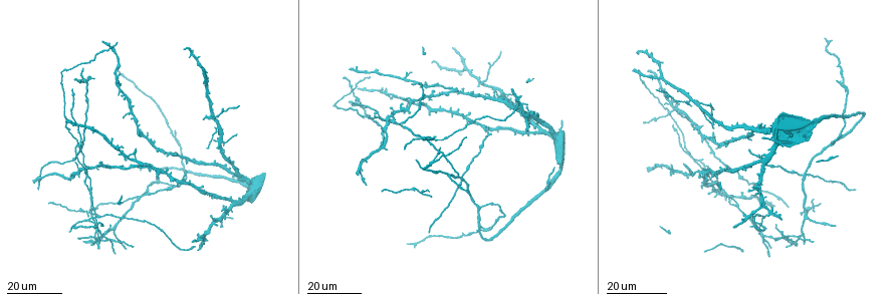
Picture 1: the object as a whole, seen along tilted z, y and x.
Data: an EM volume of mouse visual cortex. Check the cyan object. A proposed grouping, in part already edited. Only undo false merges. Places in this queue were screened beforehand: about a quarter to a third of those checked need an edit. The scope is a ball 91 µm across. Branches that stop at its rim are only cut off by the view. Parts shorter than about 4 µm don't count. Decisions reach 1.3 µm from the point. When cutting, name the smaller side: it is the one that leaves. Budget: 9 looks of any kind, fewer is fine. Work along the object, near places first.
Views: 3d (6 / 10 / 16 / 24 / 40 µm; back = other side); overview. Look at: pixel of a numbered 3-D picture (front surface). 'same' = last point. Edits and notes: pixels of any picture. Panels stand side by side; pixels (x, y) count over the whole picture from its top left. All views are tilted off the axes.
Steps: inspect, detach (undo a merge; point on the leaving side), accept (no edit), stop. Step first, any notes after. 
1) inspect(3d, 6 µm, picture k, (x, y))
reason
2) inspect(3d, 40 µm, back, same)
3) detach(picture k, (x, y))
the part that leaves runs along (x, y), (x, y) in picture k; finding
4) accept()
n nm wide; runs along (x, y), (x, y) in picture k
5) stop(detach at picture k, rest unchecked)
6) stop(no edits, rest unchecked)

inspect(3d, 16 µm, picture 1, (813, 205))
looks like a crossing

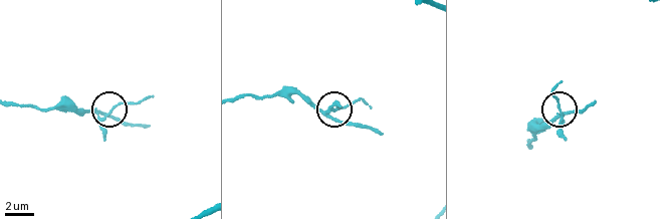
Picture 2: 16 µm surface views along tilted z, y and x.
inspect(3d, 10 µm, picture 2, (102, 115))
closer look

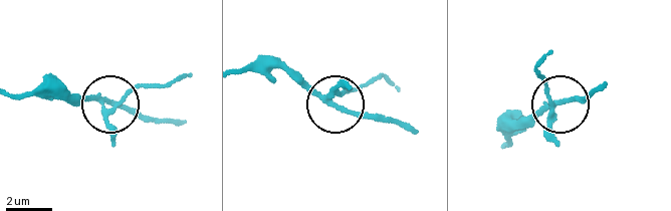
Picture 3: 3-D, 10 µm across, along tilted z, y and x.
accept()
4 arms; continuous, no second neuron

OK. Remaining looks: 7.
inspect(3d, 24 µm, picture 1, (156, 169))
thin arm on a thick one

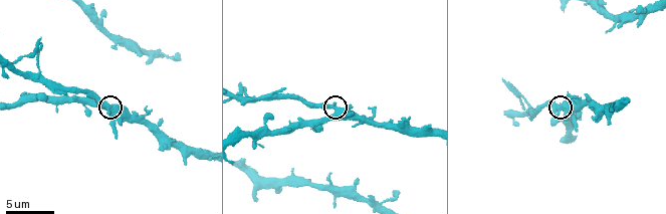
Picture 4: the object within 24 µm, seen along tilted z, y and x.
inspect(3d, 6 µm, picture 4, (336, 113))

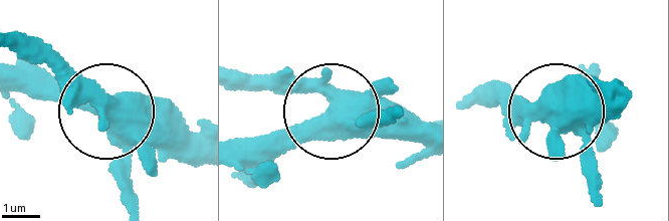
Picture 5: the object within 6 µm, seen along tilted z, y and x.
accept()
500 nm wide; all the same neuron

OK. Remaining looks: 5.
inspect(3d, 16 µm, picture 1, (216, 129))

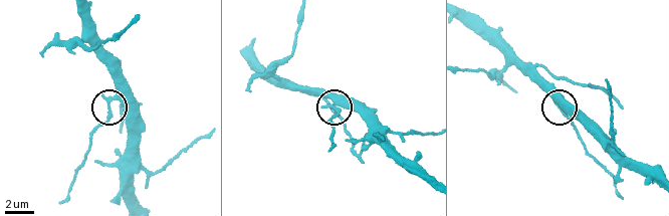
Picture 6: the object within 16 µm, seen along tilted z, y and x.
inspect(3d, 6 µm, picture 6, (113, 98))

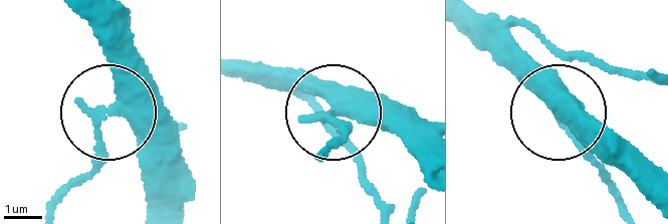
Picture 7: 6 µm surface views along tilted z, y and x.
detach(picture 7, (95, 161))
the part that leaves runs along (106, 110), (92, 165), (62, 199) in picture 7; a second neuron is stuck on

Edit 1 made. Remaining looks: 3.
inspect(overview)

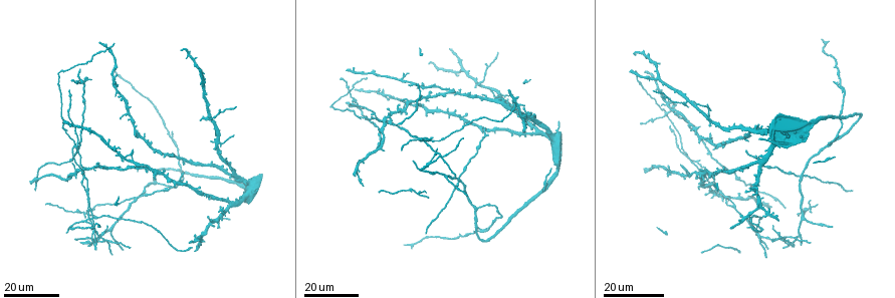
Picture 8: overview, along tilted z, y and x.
inspect(3d, 24 µm, picture 8, (131, 159))
three arms meet

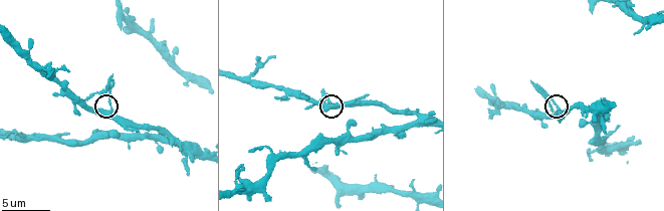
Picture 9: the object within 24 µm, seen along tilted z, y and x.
inspect(3d, 10 µm, picture 9, (558, 107))
closer look

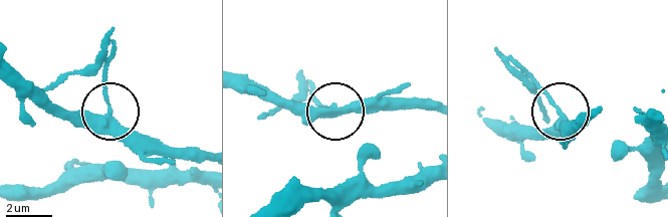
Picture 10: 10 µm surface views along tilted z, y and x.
accept()
side arm 5 µm; runs along (205, 158), (146, 145), (118, 121), (107, 88), (115, 47) in picture 10; one neuron here

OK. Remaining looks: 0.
stop(detach at picture 7, rest unchecked)

